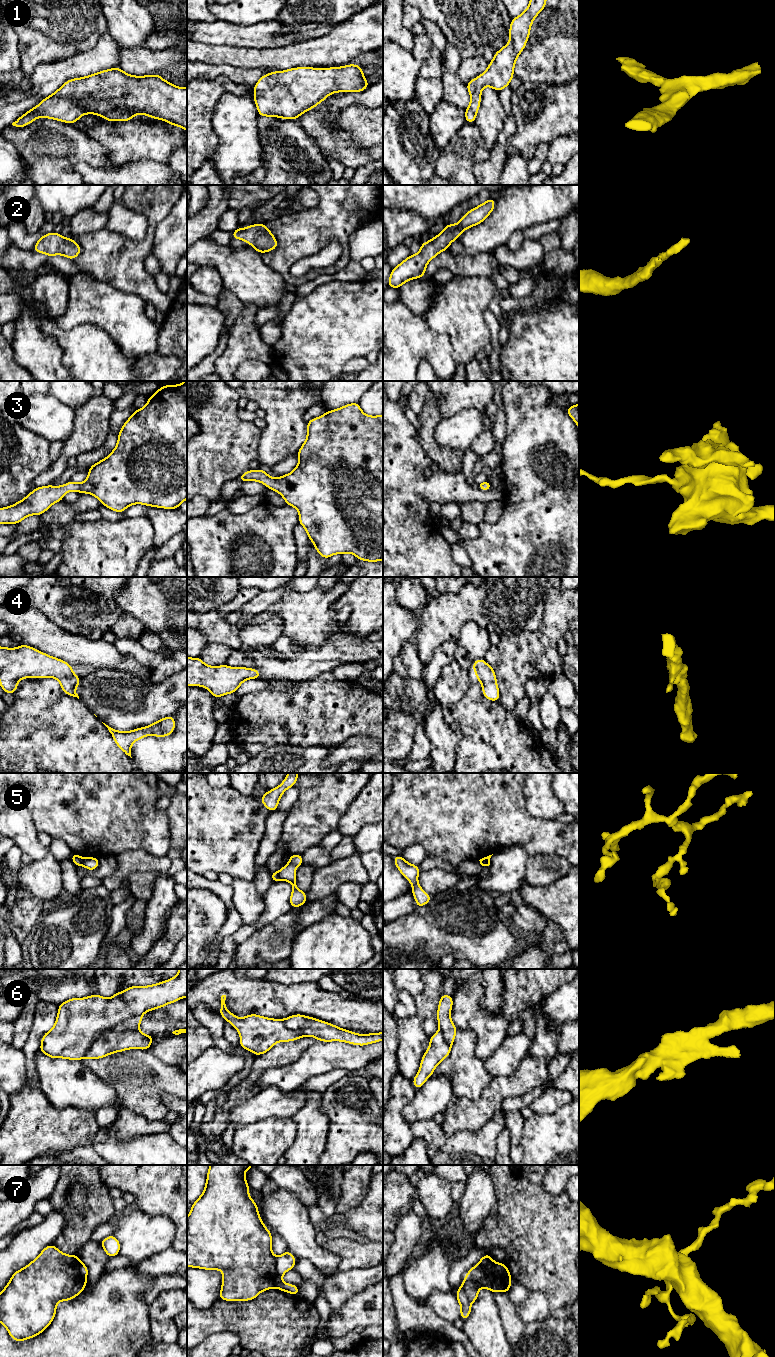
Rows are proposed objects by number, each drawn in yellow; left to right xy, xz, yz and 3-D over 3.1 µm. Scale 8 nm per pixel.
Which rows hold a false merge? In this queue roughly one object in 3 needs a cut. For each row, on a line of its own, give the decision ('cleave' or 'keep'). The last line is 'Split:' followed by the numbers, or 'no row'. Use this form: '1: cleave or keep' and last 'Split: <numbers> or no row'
1: keep
2: keep
3: keep
4: keep
5: cleave
6: cleave
7: cleave
Split: 5, 6, 7

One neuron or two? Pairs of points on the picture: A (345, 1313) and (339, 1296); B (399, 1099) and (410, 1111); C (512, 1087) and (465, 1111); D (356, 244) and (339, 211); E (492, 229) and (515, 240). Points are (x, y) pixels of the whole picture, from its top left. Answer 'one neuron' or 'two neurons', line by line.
A: two neurons
B: two neurons
C: one neuron
D: two neurons
E: two neurons

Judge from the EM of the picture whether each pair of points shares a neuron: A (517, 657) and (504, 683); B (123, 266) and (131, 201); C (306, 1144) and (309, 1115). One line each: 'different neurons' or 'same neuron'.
A: same neuron
B: same neuron
C: same neuron

